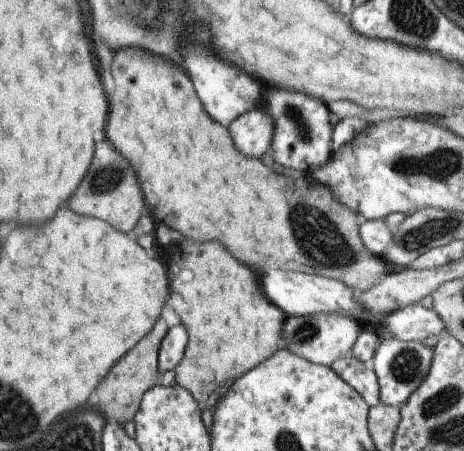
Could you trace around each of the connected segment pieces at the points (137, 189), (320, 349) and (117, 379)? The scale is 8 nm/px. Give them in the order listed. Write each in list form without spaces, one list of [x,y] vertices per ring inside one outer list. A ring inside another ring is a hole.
[[[106,138],[100,140],[100,144],[95,144],[92,162],[68,204],[78,214],[101,218],[119,231],[129,234],[132,234],[132,230],[143,217],[143,210],[146,208],[141,184],[133,164],[118,154]]]
[[[334,313],[287,317],[283,335],[279,340],[279,348],[288,348],[289,351],[313,363],[330,366],[335,360],[351,354],[352,347],[361,333],[360,327],[360,322]]]
[[[159,318],[153,327],[144,335],[118,362],[112,366],[110,372],[104,376],[100,386],[96,386],[88,404],[105,418],[106,422],[116,421],[123,425],[132,420],[139,409],[144,393],[154,385],[160,383],[161,374],[158,368],[157,354],[161,340],[168,332],[168,325],[164,318]]]

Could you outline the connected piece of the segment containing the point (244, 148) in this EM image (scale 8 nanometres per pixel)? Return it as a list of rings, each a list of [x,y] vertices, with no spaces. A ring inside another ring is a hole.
[[[261,107],[239,116],[228,130],[242,154],[261,158],[271,148],[274,127],[273,118]]]

